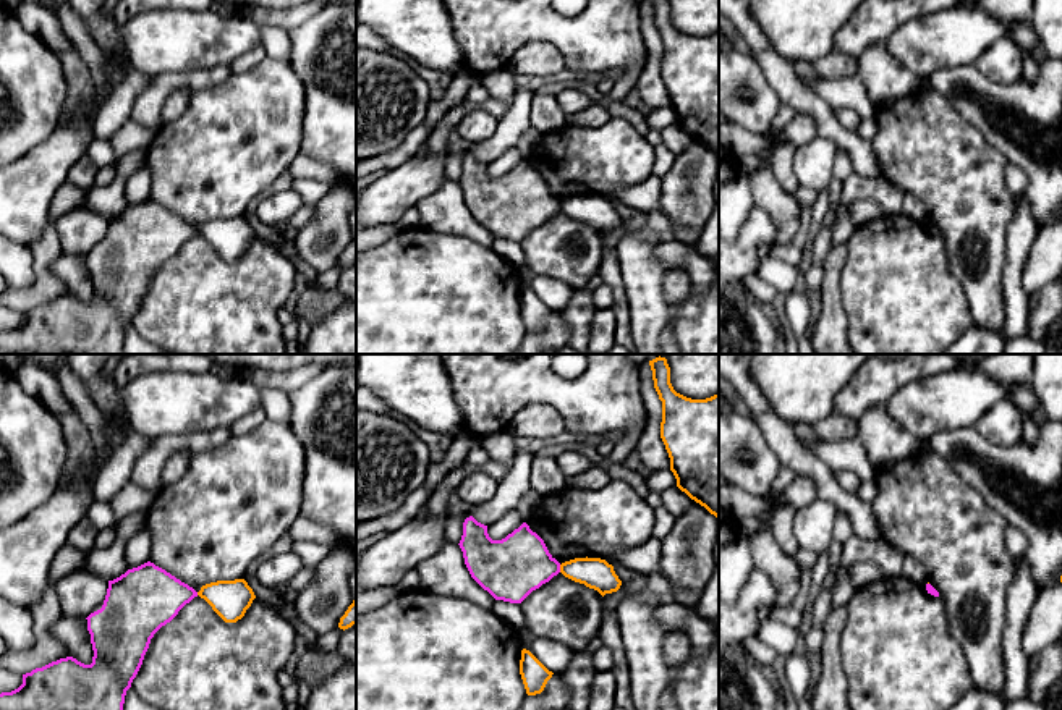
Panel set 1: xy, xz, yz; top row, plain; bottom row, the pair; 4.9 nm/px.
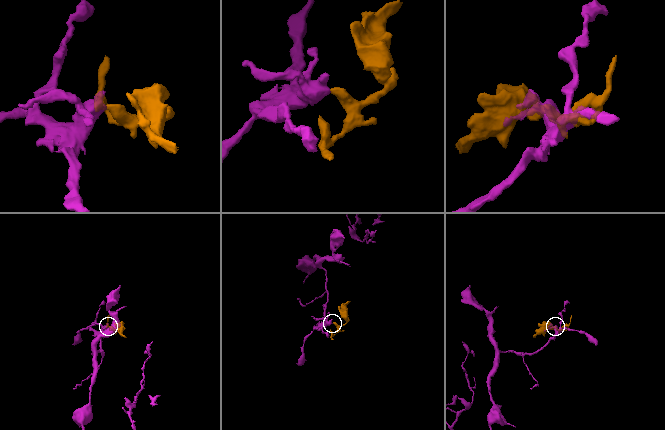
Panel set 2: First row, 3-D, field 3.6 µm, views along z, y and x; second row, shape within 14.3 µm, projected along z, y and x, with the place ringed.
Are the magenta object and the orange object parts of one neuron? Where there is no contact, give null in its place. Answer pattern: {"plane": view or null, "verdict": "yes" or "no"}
{"plane": "xz", "verdict": "no"}

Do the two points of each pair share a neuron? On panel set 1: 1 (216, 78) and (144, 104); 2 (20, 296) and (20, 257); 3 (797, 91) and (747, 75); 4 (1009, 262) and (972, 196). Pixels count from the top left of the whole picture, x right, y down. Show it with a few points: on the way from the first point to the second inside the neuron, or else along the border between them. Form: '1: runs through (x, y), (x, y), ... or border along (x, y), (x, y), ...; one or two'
1: runs through (198, 80), (170, 81), (162, 86); one
2: border along (29, 251), (34, 282), (16, 290); two
3: border along (748, 52), (782, 102); two
4: border along (1012, 215), (1007, 225), (1001, 290); two

